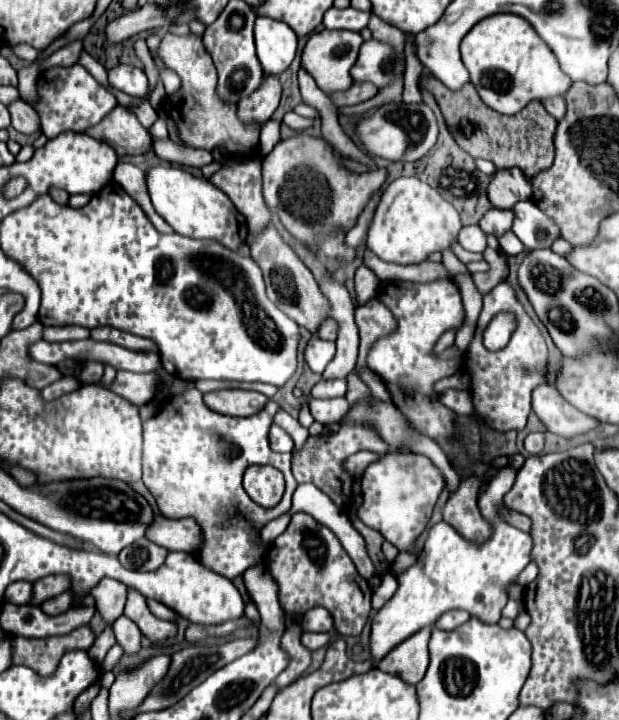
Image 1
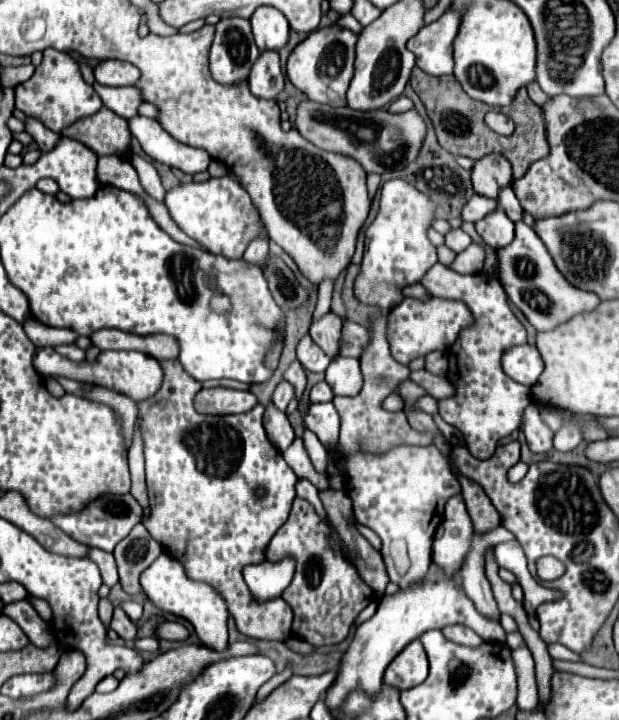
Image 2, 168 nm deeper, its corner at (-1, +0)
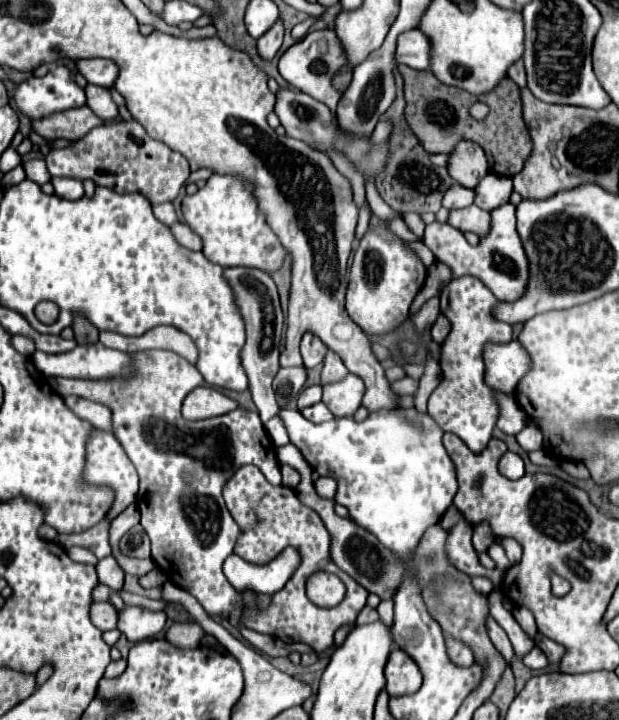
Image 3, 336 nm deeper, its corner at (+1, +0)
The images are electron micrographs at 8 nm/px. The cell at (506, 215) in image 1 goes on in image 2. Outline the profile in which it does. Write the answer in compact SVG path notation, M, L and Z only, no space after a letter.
M473 195L473 197L467 201L467 205L463 207L461 219L463 219L463 221L477 223L477 221L485 219L487 215L491 215L493 211L497 211L497 201L495 201L495 199L487 199L487 197L481 197L481 195Z

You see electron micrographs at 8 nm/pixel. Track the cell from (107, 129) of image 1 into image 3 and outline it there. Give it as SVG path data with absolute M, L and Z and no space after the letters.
M89 107L67 109L65 113L55 113L53 117L45 117L41 121L31 121L33 131L47 141L53 141L59 137L77 141L97 125L103 125L103 121Z

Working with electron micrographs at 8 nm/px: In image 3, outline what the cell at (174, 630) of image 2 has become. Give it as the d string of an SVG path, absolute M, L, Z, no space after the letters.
M125 605L117 615L117 629L131 641L143 641L155 637L165 627L163 611L149 611L141 605Z

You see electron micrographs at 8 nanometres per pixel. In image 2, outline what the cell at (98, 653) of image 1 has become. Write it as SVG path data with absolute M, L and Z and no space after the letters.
M101 599L99 601L99 617L103 621L103 625L109 629L111 625L111 613L113 613L113 605L107 601L107 599Z

